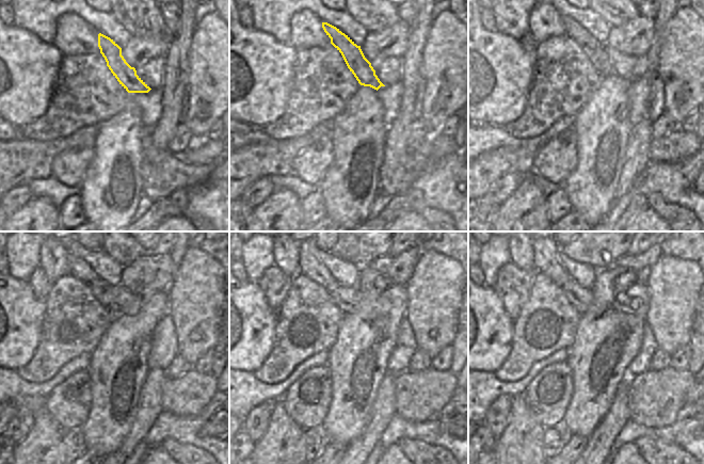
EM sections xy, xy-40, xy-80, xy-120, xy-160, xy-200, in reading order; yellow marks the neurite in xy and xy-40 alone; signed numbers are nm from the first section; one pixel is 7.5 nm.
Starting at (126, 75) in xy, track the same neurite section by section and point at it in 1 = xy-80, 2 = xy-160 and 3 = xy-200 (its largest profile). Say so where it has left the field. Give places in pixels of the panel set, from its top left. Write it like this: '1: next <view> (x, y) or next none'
1: next xy-80 (594, 50)
2: next xy-160 (309, 265)
3: next xy-200 (545, 260)

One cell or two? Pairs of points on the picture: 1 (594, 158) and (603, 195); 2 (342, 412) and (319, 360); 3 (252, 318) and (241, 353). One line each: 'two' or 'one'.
1: one
2: two
3: one

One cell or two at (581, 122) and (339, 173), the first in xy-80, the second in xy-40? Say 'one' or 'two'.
one

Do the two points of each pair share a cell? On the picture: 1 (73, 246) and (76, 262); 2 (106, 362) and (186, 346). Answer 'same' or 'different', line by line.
1: different
2: different

